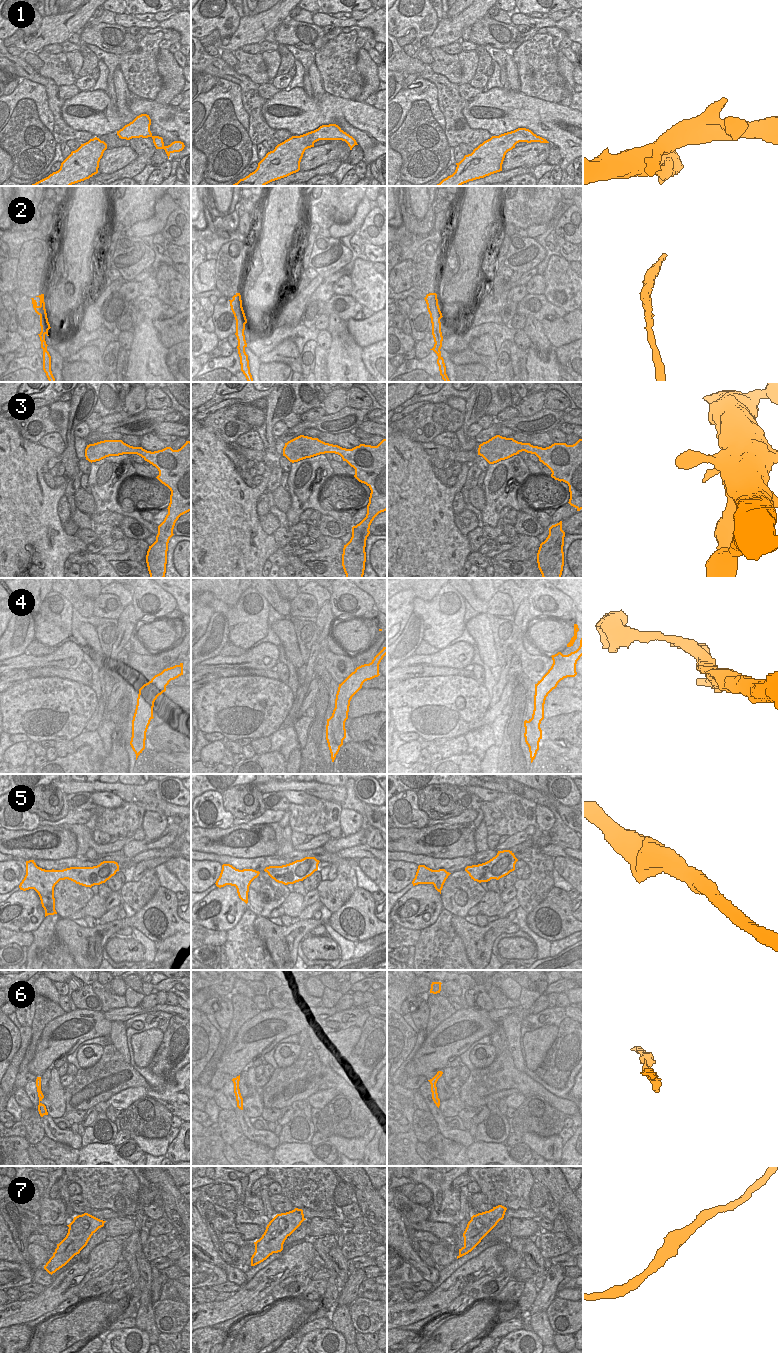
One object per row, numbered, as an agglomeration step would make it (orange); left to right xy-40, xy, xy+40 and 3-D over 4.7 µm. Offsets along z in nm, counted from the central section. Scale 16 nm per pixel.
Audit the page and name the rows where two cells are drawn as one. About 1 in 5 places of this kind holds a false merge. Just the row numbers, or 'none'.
4

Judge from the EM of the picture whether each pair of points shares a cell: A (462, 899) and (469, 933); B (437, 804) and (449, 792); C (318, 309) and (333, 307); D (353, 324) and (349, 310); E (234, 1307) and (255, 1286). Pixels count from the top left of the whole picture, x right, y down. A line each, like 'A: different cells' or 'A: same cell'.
A: different cells
B: same cell
C: different cells
D: different cells
E: same cell

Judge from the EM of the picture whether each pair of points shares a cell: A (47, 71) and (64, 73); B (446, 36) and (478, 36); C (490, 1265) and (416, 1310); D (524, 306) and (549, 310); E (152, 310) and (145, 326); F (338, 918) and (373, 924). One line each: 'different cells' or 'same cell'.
A: same cell
B: different cells
C: same cell
D: same cell
E: different cells
F: same cell

